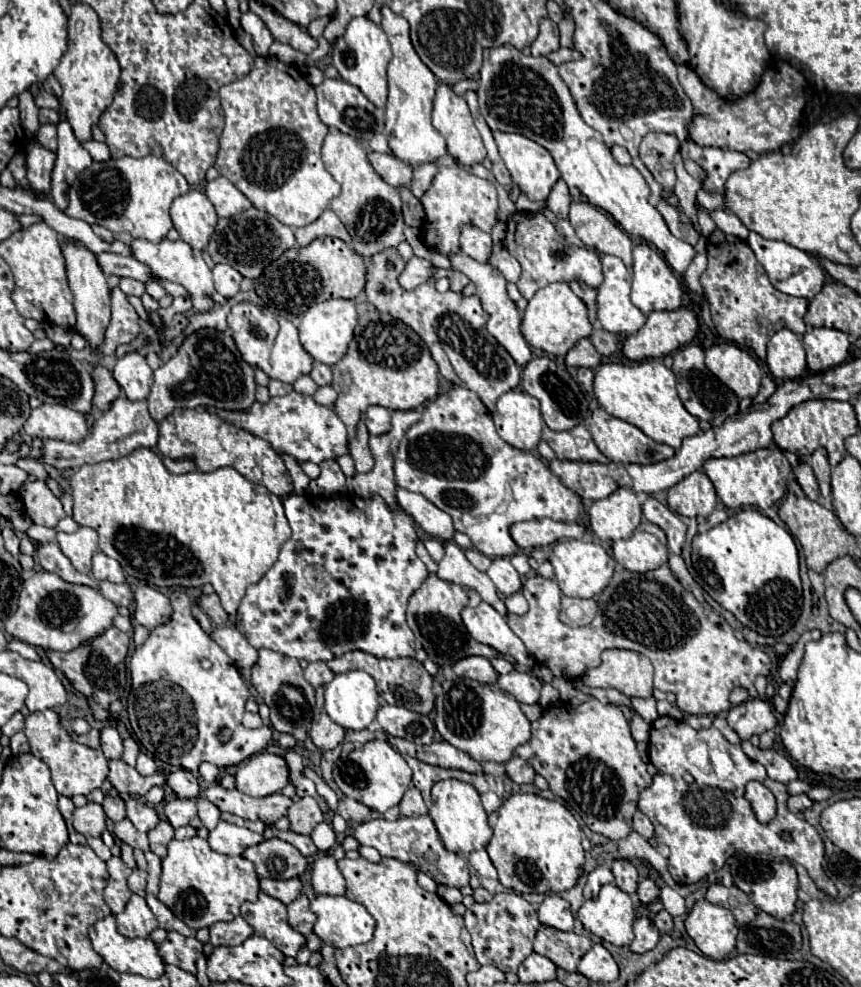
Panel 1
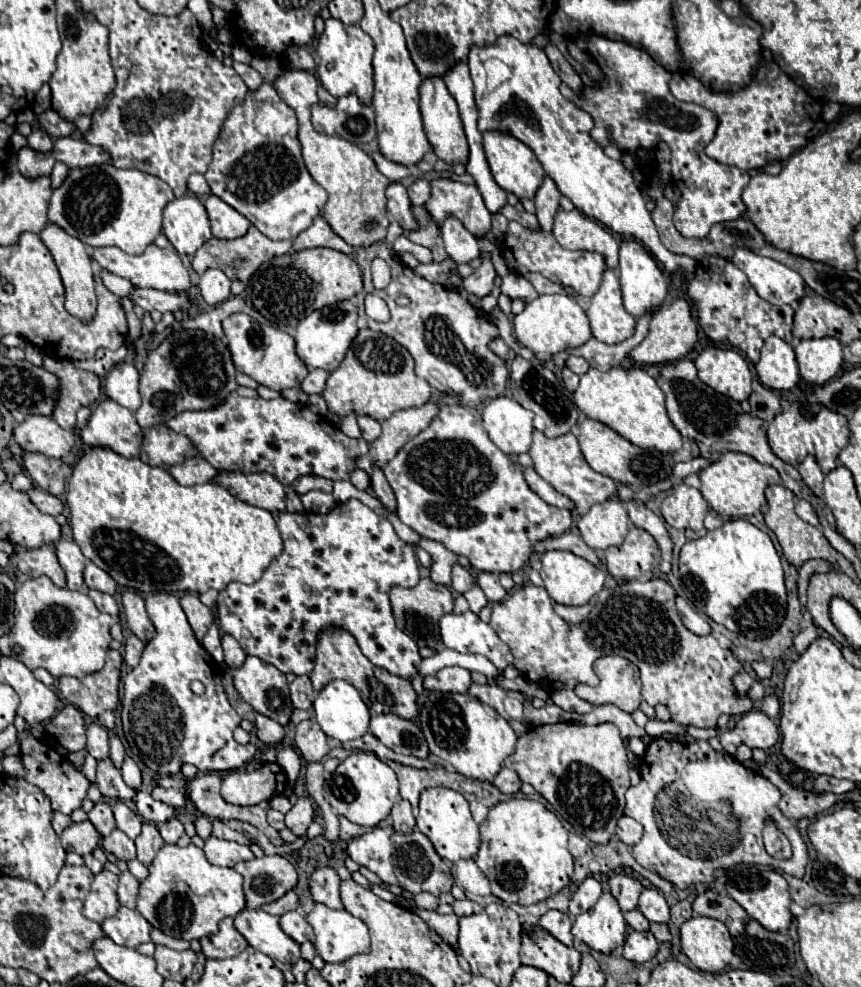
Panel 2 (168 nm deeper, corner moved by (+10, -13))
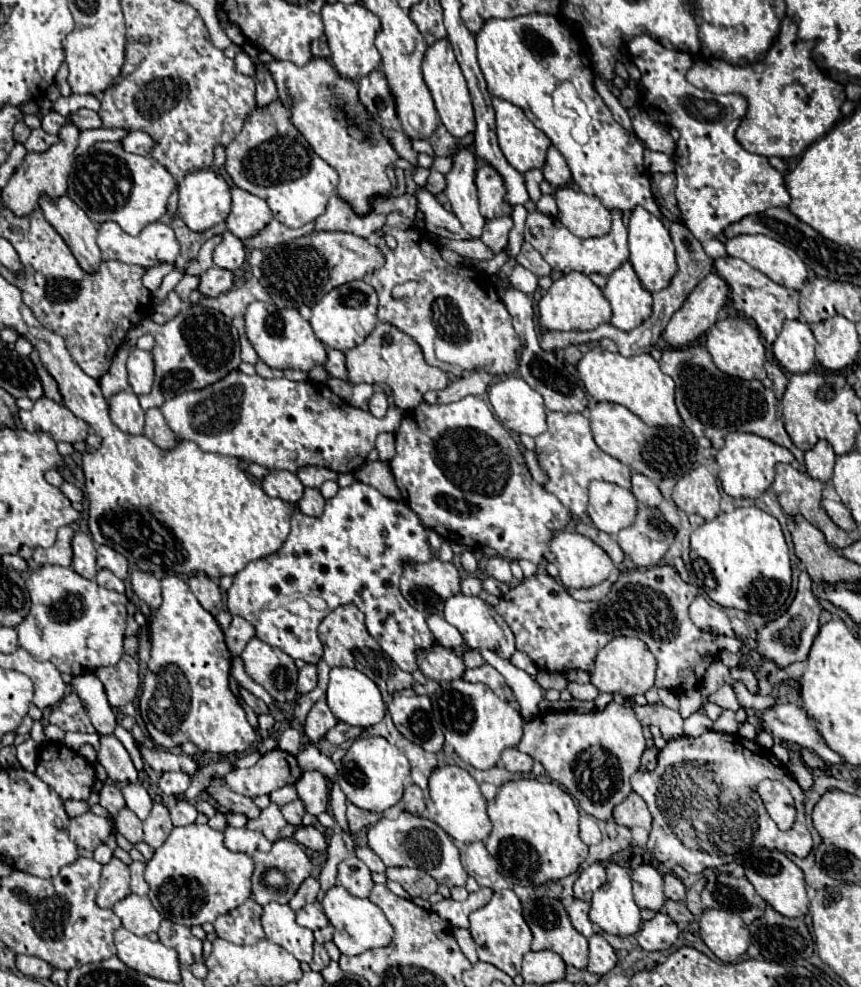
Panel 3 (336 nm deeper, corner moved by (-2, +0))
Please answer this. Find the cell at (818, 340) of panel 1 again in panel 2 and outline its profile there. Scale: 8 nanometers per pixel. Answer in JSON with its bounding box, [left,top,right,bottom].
[795,338,843,384]

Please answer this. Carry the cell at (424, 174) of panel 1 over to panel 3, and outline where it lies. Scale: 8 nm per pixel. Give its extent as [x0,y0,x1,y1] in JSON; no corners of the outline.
[425,171,445,195]

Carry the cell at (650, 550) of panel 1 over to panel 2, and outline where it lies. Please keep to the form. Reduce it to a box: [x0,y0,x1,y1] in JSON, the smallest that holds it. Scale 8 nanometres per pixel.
[605,528,661,580]

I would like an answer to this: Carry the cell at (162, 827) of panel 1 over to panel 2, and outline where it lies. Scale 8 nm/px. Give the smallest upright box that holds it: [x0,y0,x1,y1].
[135,822,165,866]

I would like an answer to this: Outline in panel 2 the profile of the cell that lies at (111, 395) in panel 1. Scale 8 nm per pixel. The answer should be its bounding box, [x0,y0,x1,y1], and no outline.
[41,356,101,430]

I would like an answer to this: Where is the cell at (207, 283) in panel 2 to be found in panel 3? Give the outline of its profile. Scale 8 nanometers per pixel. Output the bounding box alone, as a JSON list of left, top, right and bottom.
[213,231,247,271]

